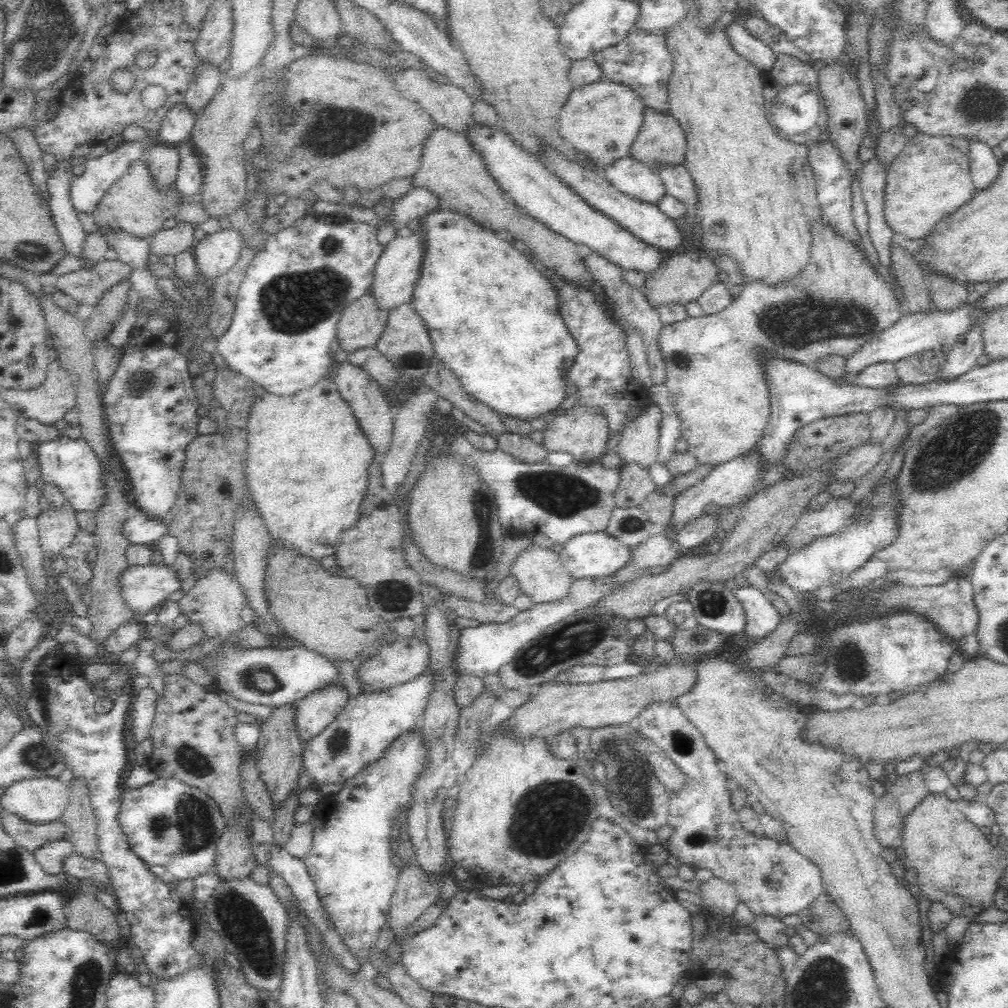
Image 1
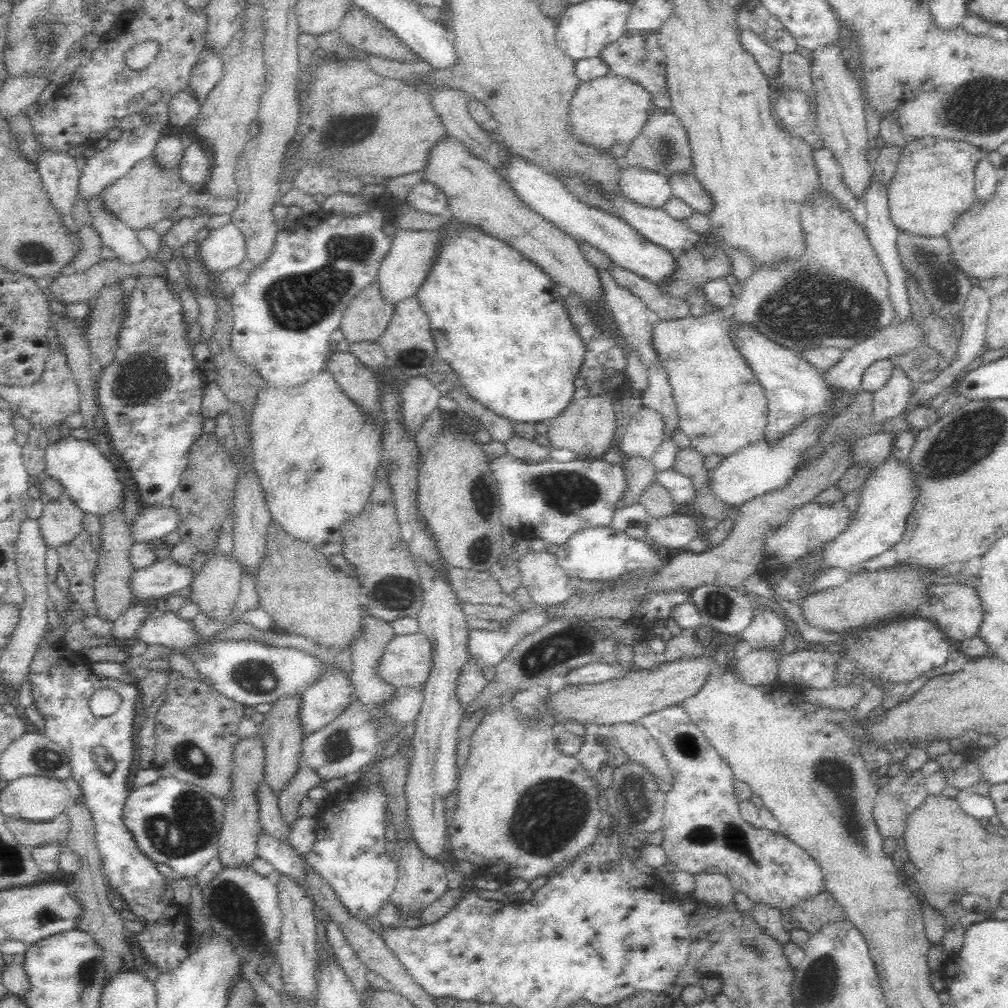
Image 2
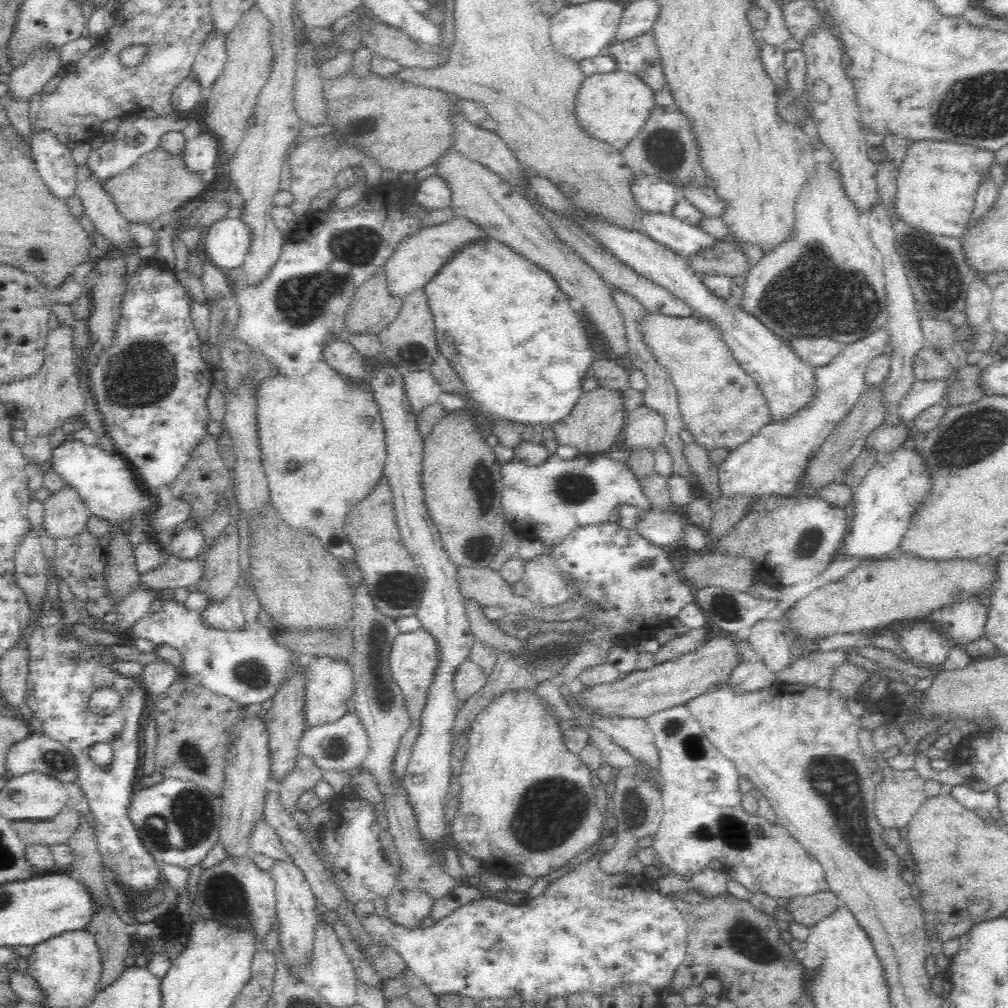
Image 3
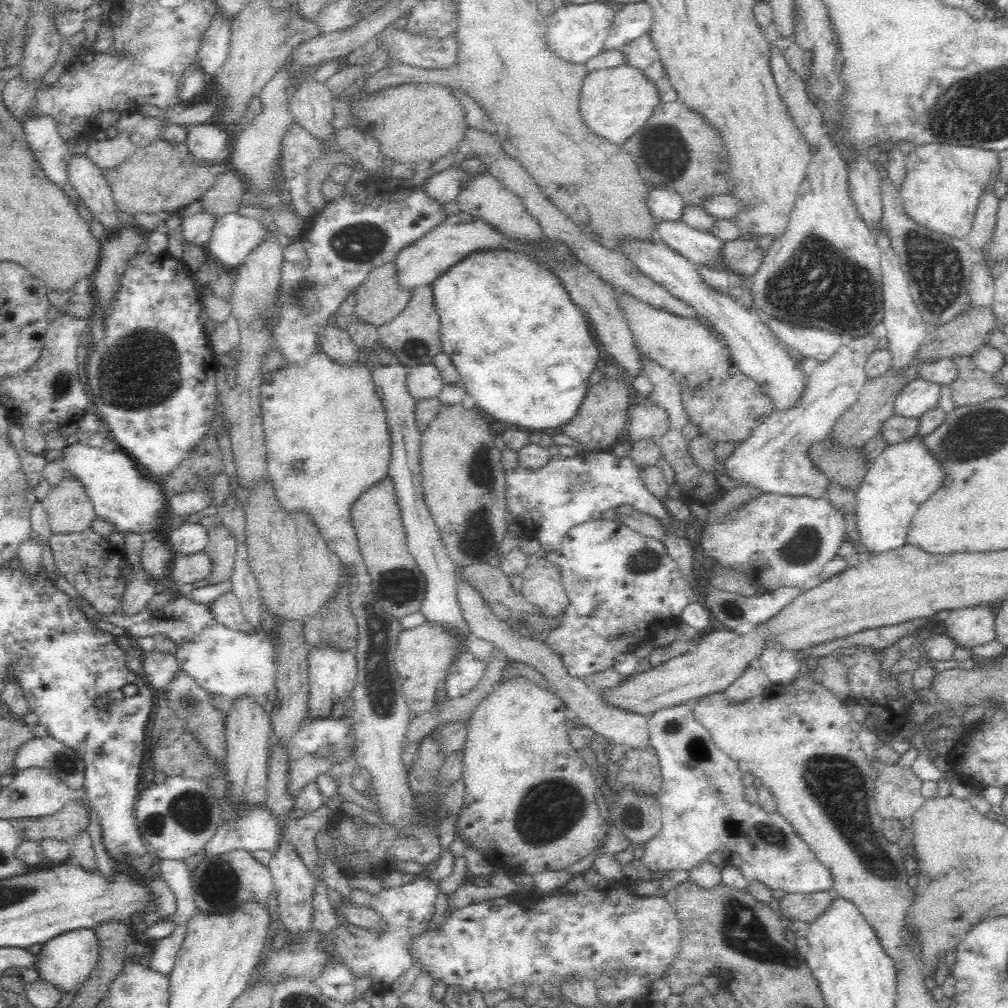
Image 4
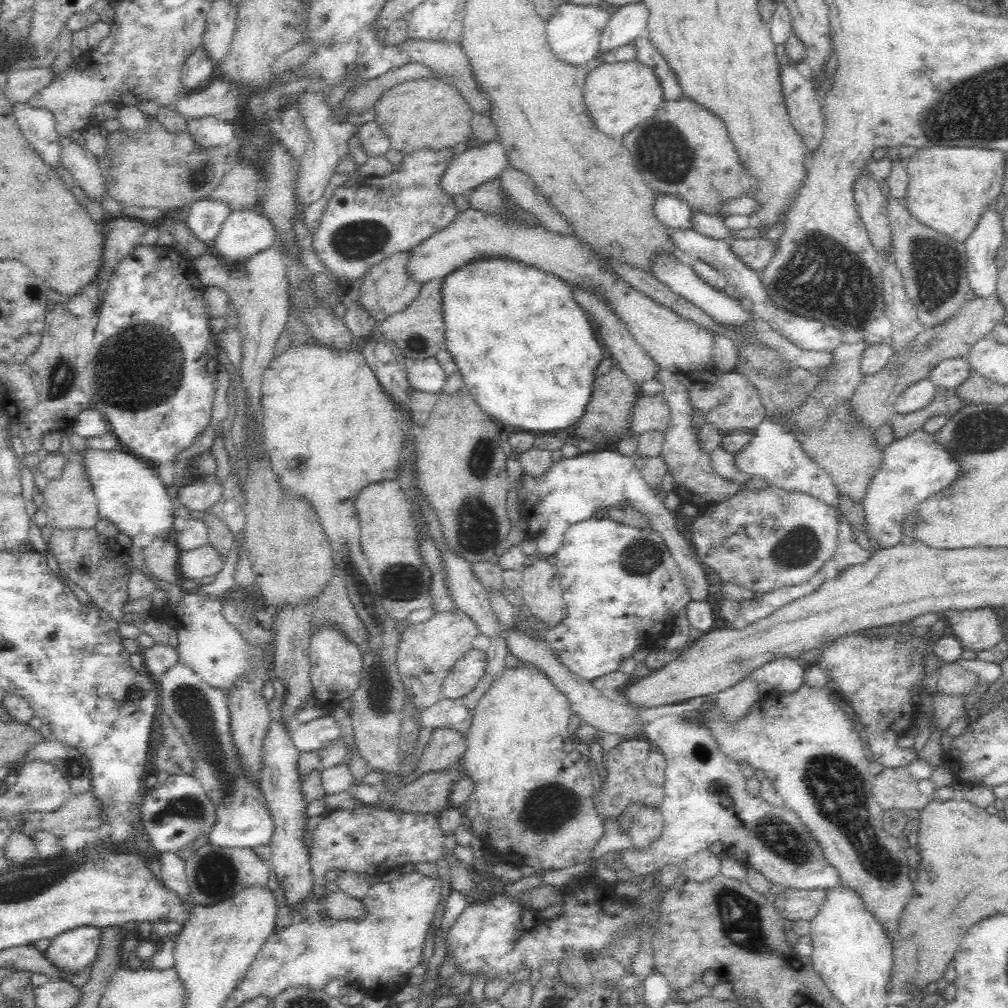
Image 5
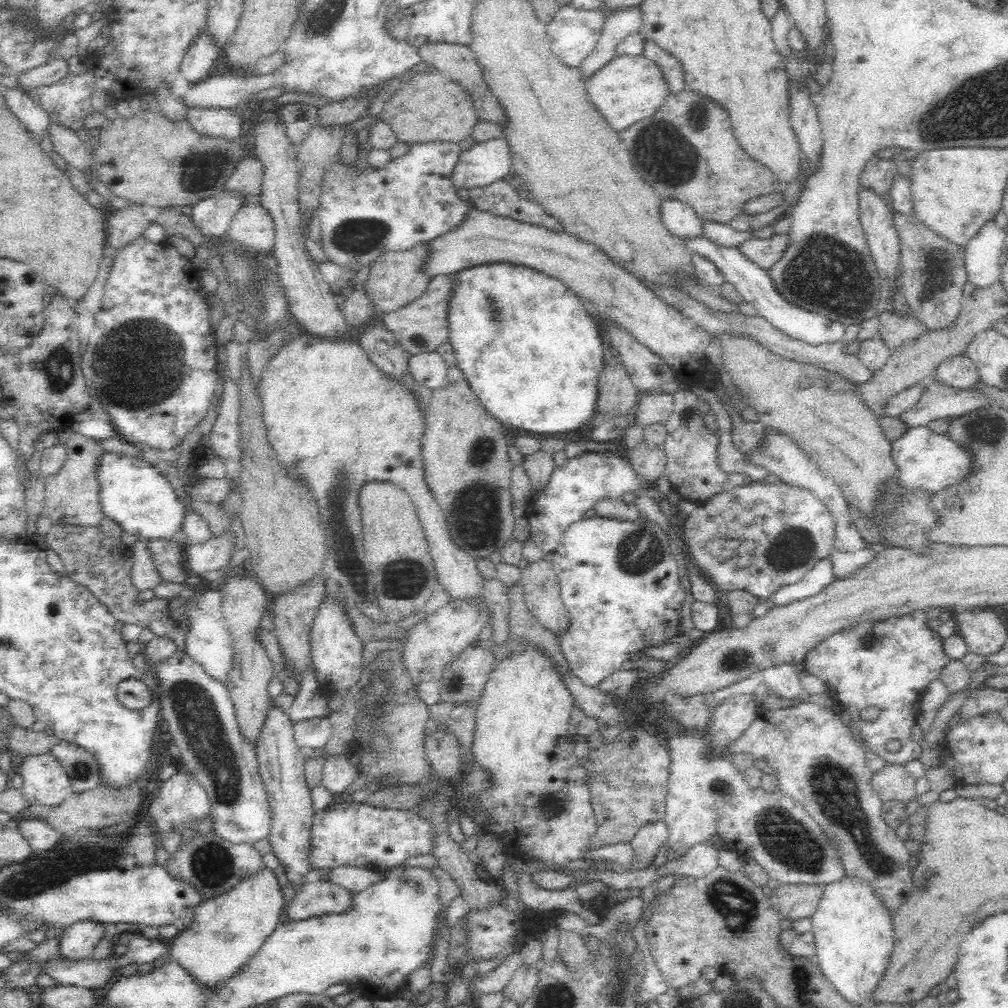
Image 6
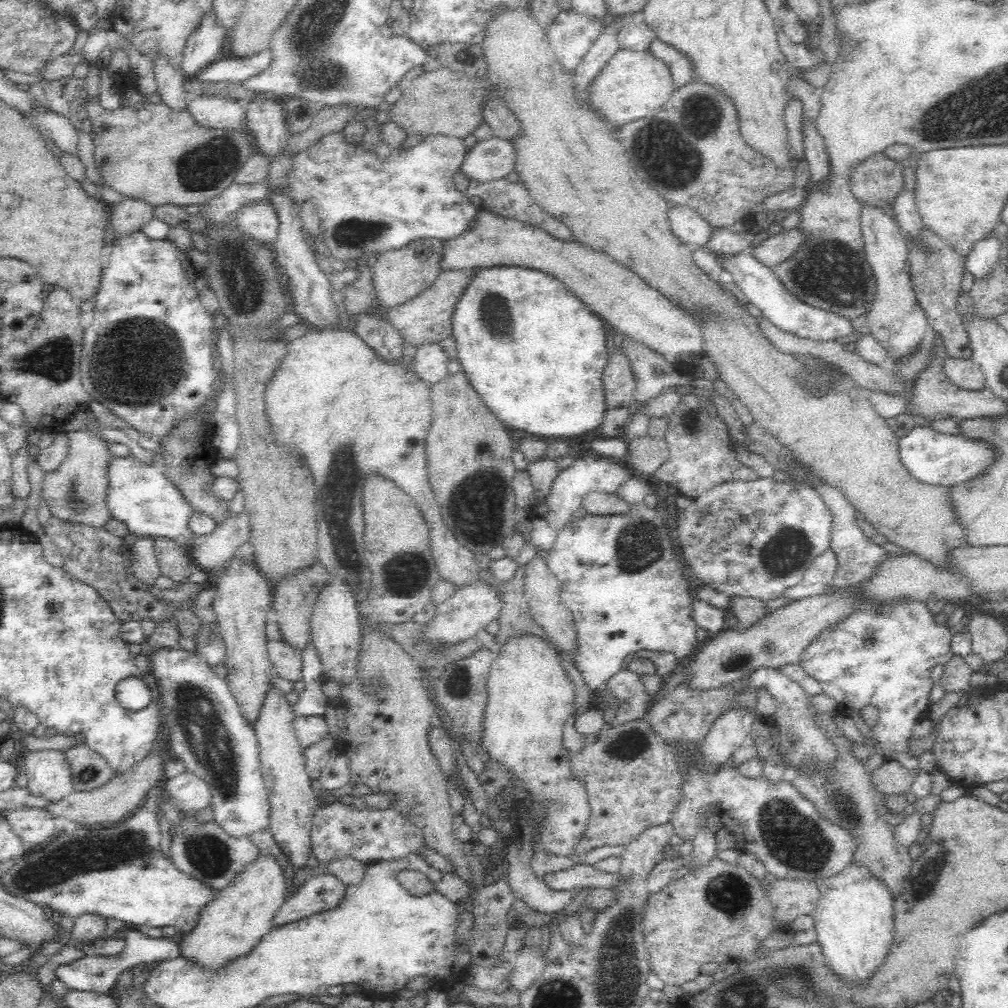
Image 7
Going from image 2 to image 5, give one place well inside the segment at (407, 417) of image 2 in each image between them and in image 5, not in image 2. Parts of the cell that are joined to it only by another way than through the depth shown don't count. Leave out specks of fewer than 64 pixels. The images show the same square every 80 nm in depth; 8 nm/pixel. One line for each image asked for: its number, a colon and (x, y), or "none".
3: (422, 389)
4: (423, 380)
5: (427, 374)

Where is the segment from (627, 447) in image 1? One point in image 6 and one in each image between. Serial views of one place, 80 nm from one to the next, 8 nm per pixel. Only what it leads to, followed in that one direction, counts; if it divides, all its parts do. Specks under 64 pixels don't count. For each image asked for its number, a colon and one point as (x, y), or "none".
2: (645, 433)
3: (645, 427)
4: (647, 419)
5: (651, 412)
6: (657, 407)

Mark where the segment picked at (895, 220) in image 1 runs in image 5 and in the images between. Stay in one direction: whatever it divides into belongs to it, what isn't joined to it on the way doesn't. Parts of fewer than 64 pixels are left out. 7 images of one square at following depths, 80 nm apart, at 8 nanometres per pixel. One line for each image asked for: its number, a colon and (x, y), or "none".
2: (933, 187)
3: (937, 184)
4: (944, 183)
5: (950, 188)

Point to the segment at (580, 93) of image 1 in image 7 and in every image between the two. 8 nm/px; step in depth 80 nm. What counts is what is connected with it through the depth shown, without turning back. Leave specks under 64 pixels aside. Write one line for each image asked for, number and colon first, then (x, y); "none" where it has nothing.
2: (609, 111)
3: (613, 106)
4: (615, 102)
5: (620, 95)
6: (629, 88)
7: (634, 84)

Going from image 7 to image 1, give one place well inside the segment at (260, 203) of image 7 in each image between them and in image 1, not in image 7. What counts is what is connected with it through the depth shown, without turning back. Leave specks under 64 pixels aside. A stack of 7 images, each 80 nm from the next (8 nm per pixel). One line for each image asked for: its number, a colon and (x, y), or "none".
1: (215, 254)
2: (224, 247)
3: (228, 240)
4: (234, 237)
5: (246, 232)
6: (253, 227)

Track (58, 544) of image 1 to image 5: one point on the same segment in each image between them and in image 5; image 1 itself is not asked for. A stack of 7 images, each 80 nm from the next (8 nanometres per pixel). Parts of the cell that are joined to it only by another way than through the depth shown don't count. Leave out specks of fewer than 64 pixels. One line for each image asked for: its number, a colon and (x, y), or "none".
2: (61, 520)
3: (66, 513)
4: (69, 508)
5: (70, 502)

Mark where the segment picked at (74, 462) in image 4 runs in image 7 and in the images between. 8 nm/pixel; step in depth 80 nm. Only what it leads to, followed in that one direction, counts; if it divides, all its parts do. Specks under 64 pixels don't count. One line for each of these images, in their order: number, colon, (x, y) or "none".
5: (130, 494)
6: (134, 493)
7: (140, 494)

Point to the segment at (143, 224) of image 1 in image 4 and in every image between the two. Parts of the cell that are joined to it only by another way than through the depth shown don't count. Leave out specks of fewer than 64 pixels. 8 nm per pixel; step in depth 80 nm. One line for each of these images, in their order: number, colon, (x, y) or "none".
2: (149, 193)
3: (159, 182)
4: (160, 178)

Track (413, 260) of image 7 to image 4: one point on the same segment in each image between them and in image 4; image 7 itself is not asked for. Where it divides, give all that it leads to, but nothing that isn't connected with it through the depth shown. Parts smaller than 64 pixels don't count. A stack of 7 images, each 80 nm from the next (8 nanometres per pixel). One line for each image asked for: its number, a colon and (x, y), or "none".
4: (380, 297)
5: (387, 287)
6: (396, 278)

